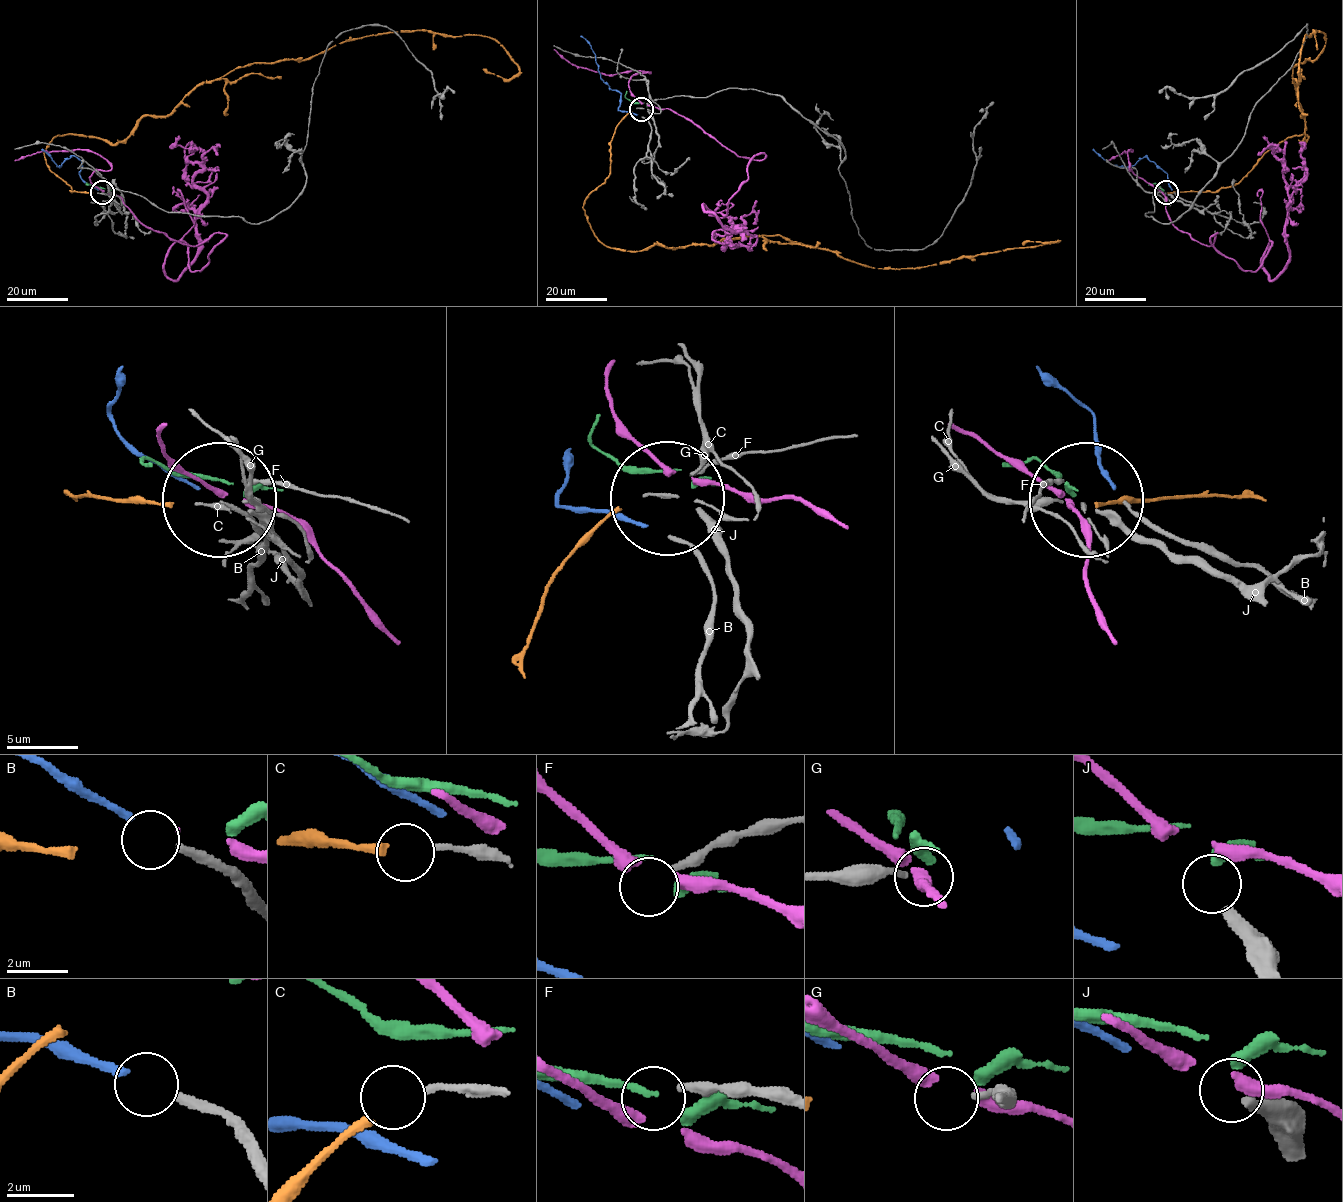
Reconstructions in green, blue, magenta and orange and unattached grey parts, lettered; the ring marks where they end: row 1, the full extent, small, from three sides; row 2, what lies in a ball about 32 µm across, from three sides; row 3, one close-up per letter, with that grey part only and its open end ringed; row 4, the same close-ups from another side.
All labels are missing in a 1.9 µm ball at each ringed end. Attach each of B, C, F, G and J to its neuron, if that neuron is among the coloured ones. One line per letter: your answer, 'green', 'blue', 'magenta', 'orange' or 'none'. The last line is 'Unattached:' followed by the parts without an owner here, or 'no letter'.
B: blue
C: orange
F: none
G: none
J: green
Unattached: F, G

